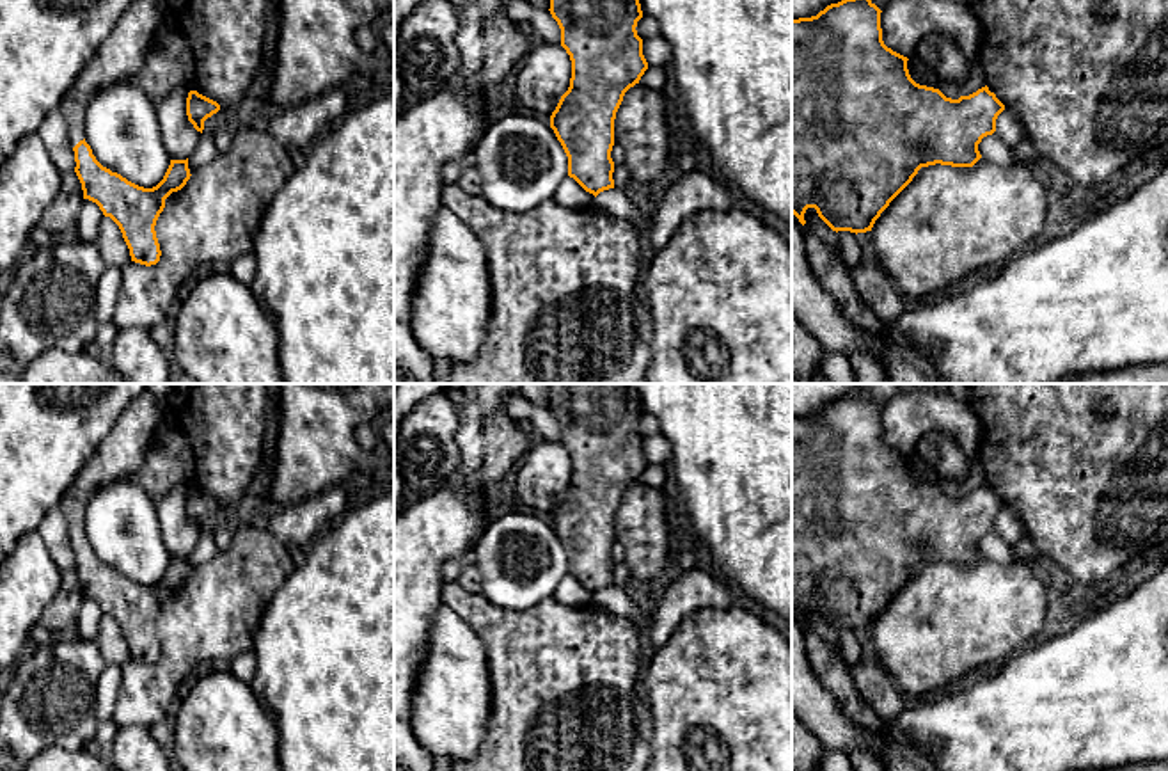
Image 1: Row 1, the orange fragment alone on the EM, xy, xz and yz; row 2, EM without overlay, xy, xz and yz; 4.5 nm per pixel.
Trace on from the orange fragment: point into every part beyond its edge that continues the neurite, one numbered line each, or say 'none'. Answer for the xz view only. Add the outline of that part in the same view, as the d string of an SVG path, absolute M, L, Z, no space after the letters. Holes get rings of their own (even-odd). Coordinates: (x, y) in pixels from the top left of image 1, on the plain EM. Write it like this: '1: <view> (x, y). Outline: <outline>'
none

